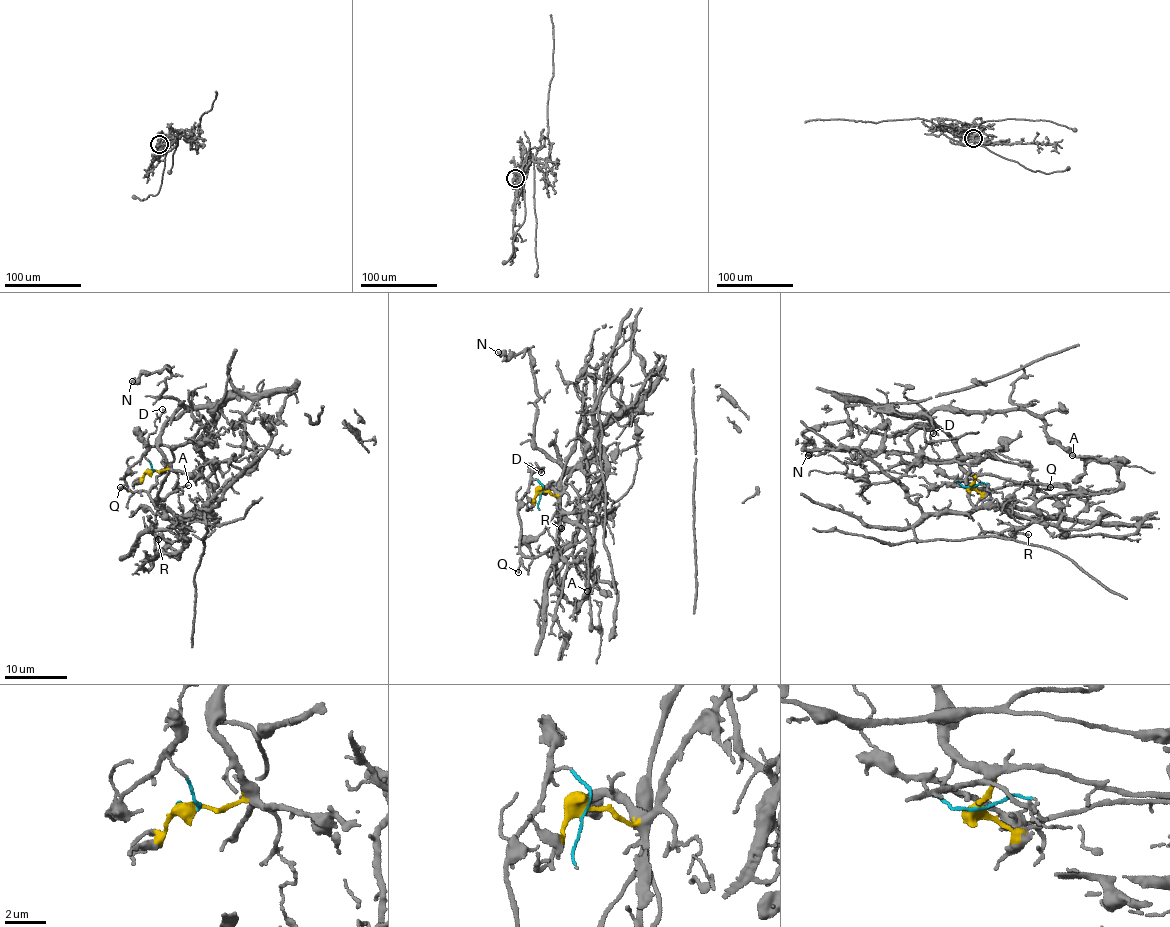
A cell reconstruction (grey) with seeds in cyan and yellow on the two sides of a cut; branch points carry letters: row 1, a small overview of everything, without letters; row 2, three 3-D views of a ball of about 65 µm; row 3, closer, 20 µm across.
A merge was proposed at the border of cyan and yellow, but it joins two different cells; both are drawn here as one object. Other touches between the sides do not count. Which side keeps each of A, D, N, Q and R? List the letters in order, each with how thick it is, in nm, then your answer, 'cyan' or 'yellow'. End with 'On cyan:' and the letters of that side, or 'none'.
A: 110 nm thick; yellow
D: 100 nm thick; cyan
N: 550 nm thick; yellow
Q: 110 nm thick; cyan
R: 160 nm thick; yellow
On cyan: D, Q

